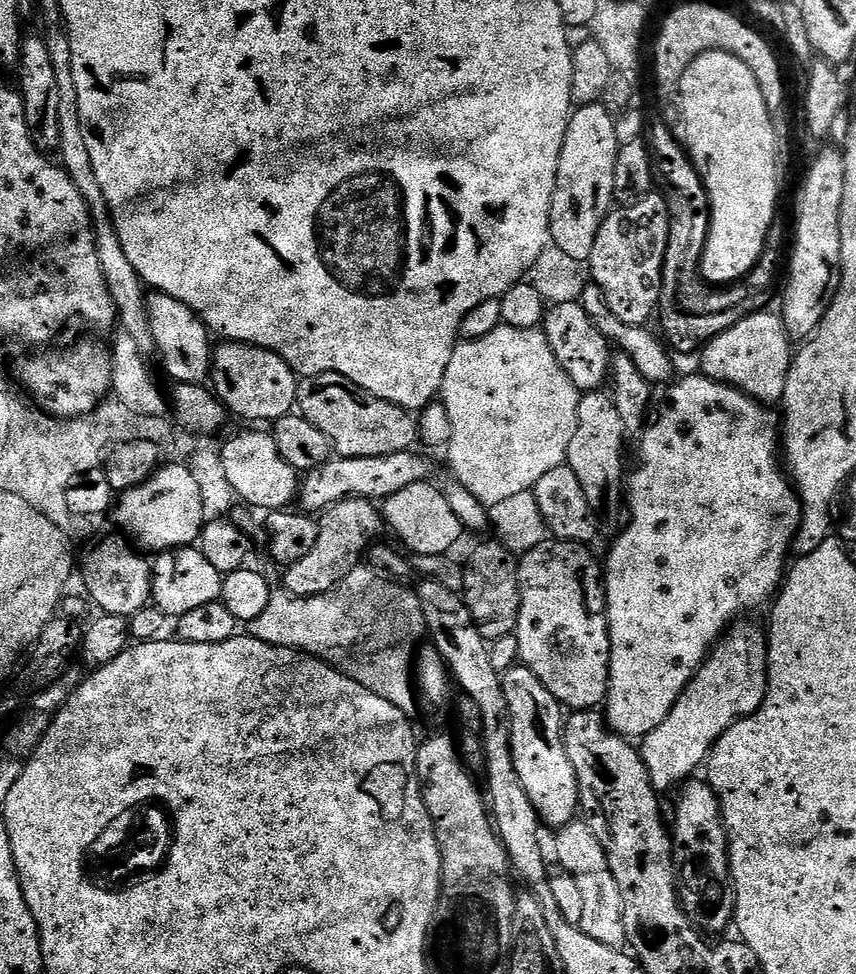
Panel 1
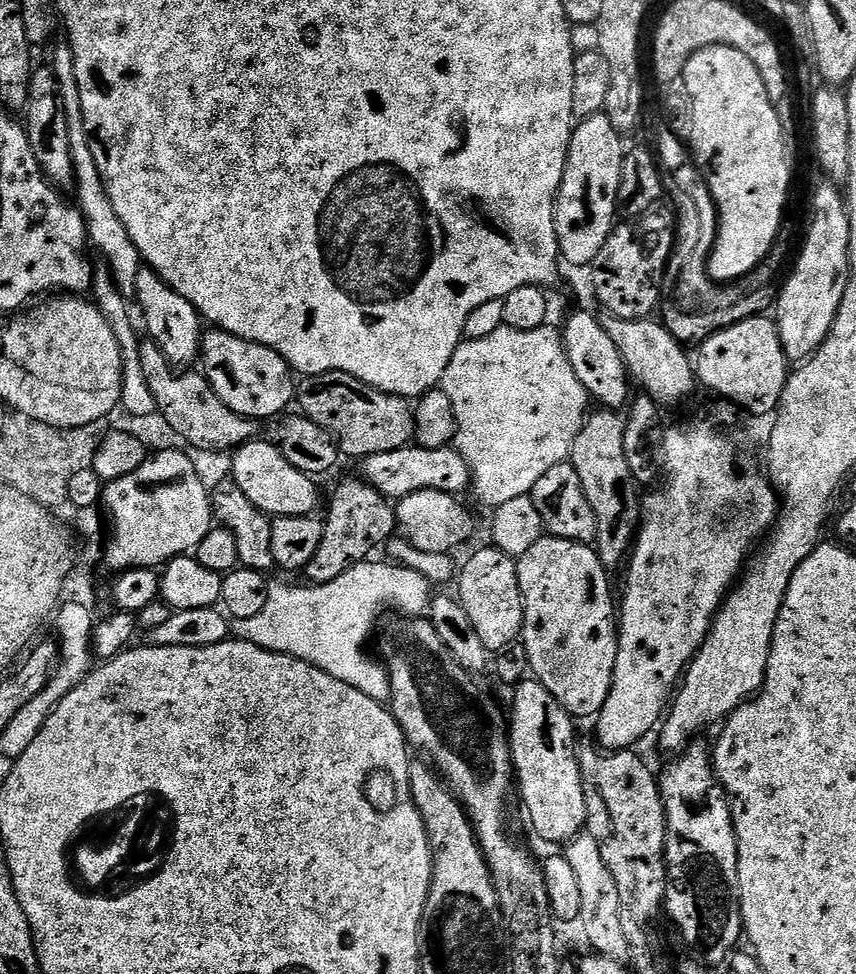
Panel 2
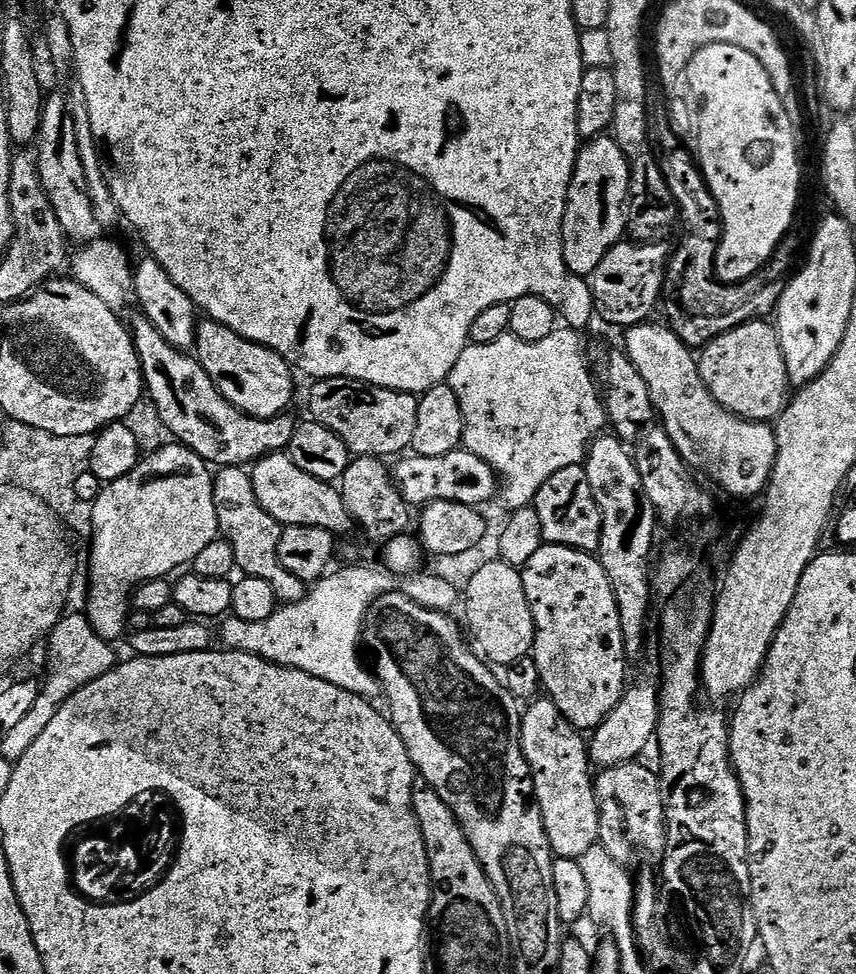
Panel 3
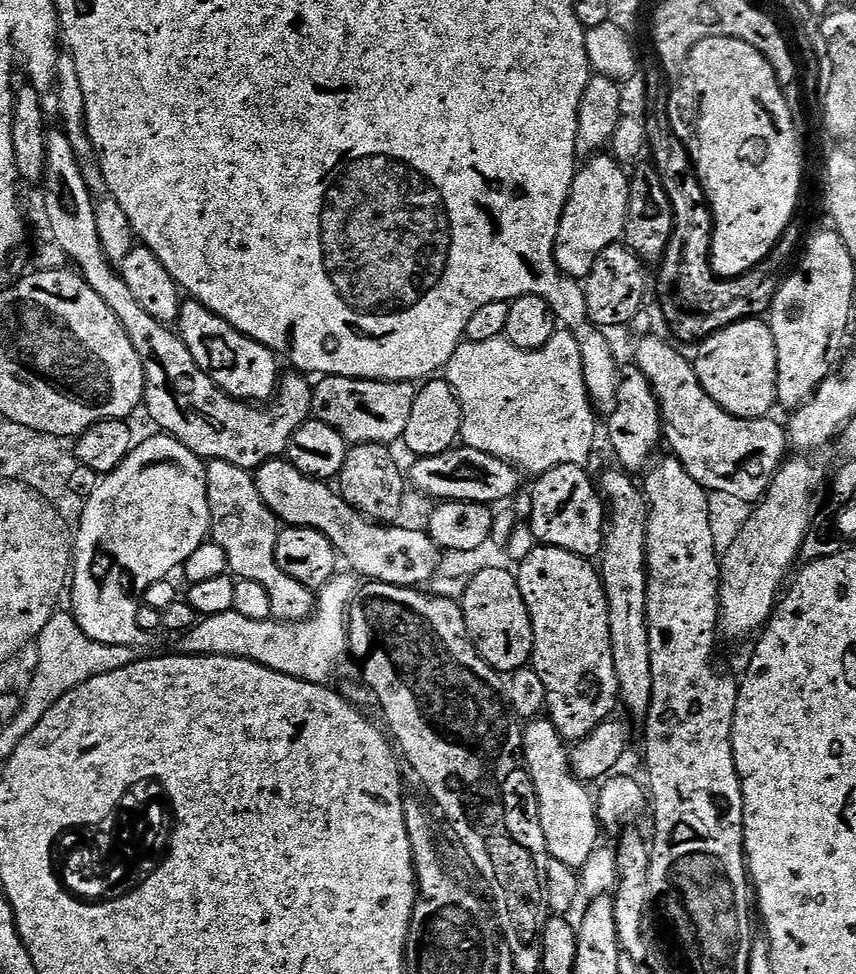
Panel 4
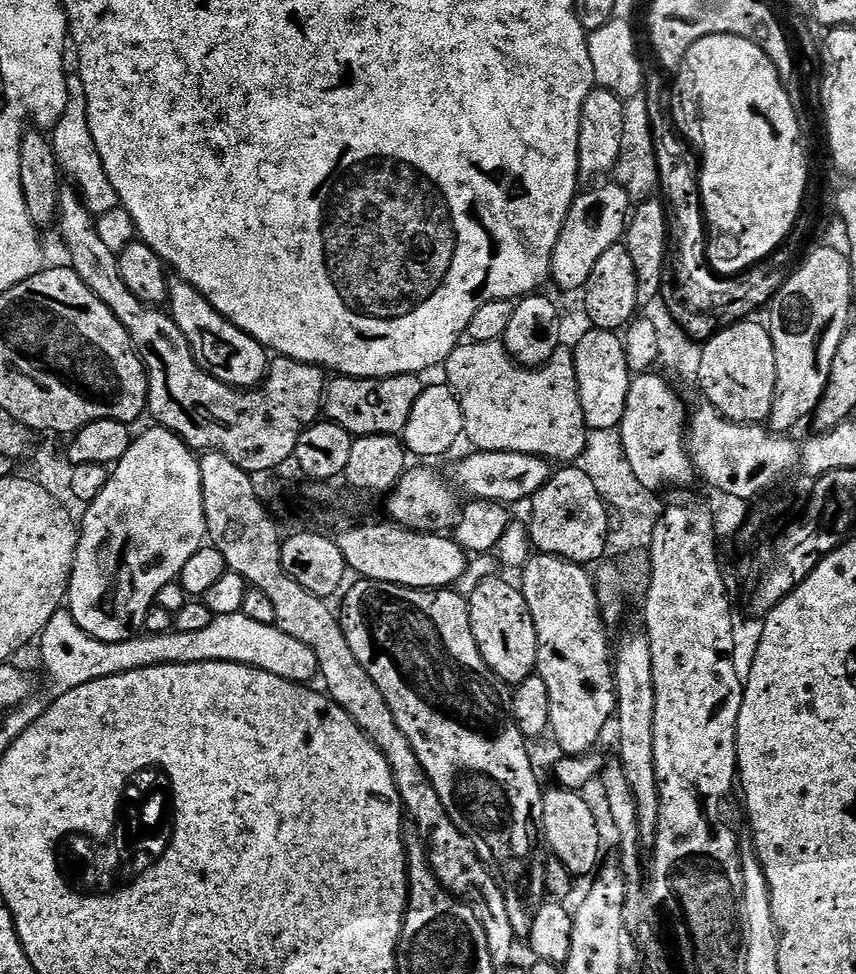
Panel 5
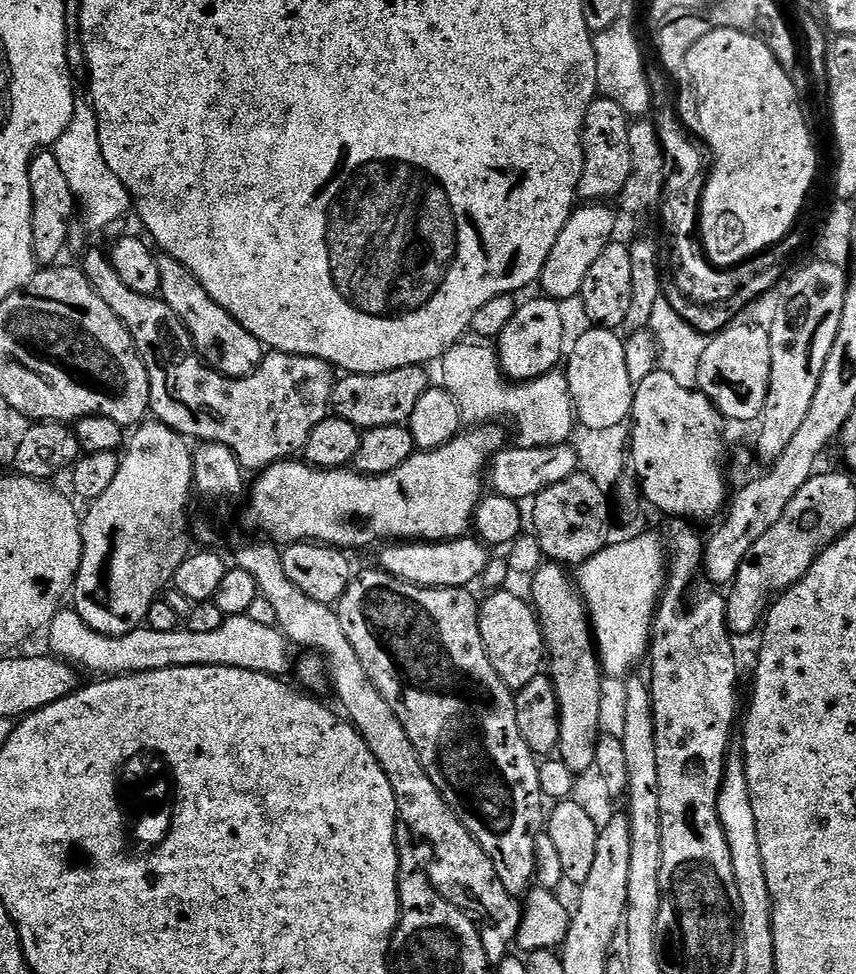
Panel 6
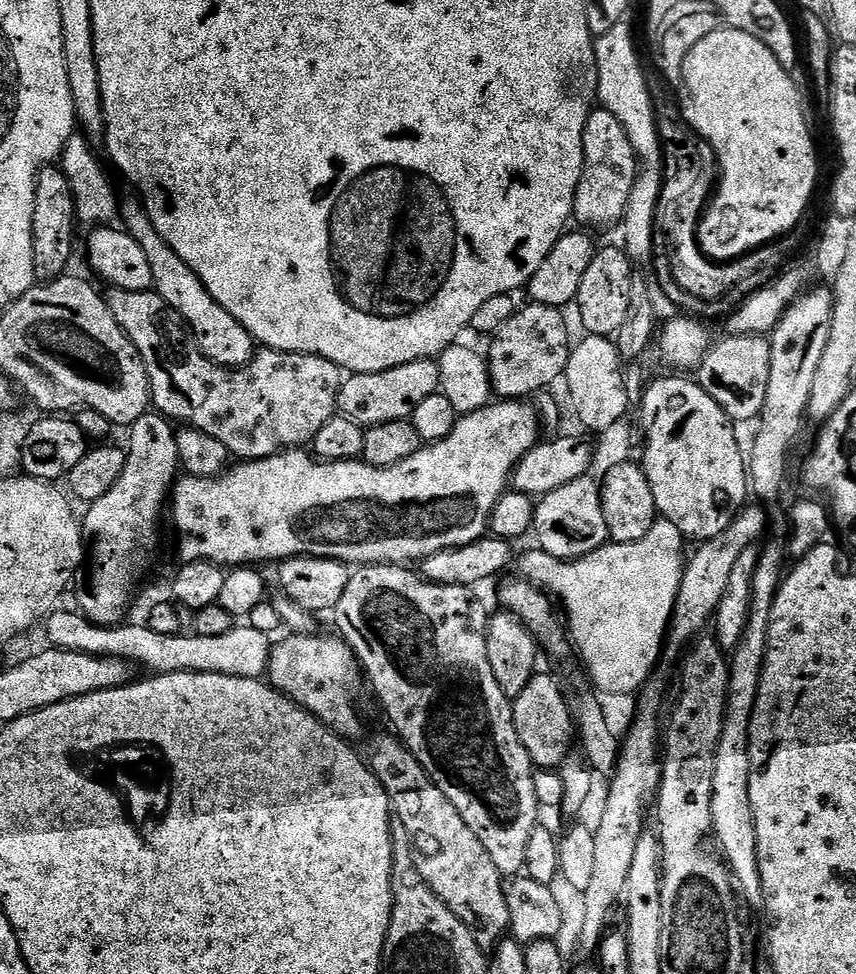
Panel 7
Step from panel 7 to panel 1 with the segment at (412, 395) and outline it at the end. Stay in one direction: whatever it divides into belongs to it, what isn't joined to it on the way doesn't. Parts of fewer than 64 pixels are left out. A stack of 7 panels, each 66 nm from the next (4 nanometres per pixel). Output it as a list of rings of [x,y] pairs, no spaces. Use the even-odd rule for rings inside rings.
[[[327,372],[303,377],[296,385],[296,408],[299,415],[326,434],[337,457],[378,458],[398,454],[409,451],[418,440],[418,424],[409,409],[362,390],[362,386],[342,374]]]

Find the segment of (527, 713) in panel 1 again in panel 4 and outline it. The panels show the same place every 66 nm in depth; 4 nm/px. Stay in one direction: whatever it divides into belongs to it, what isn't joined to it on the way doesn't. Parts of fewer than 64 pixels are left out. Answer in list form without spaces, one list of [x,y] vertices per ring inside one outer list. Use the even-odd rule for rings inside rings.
[[[547,718],[529,721],[523,729],[524,761],[538,798],[539,822],[546,838],[548,855],[580,870],[599,847],[599,817],[596,815],[595,797],[590,796],[583,781],[572,772],[571,757],[566,742]]]

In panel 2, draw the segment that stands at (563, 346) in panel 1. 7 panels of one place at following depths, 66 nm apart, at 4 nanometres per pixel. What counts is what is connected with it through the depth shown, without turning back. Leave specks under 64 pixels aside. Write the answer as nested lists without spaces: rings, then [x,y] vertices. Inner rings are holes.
[[[588,310],[582,311],[586,312],[578,312],[574,315],[571,313],[563,323],[561,336],[564,340],[564,350],[589,397],[595,403],[600,402],[598,404],[609,411],[621,411],[627,407],[632,394],[629,372],[621,352],[602,328],[599,319],[588,313]]]

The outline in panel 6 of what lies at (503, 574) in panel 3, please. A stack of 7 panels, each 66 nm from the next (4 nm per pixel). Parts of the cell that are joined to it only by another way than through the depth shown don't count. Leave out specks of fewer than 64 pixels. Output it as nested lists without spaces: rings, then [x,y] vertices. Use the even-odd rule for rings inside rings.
[[[496,592],[488,596],[480,604],[480,629],[482,630],[482,646],[486,646],[486,654],[490,658],[490,666],[498,670],[498,678],[506,682],[513,694],[521,692],[534,678],[542,675],[546,664],[544,635],[540,629],[540,620],[536,617],[536,609],[527,599],[515,596],[512,592]]]

